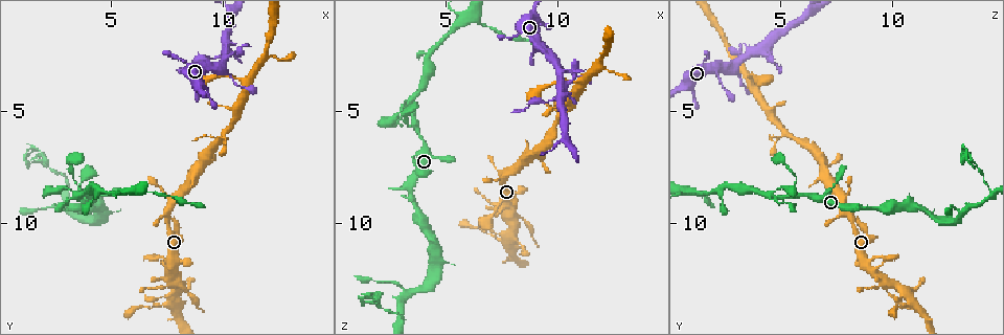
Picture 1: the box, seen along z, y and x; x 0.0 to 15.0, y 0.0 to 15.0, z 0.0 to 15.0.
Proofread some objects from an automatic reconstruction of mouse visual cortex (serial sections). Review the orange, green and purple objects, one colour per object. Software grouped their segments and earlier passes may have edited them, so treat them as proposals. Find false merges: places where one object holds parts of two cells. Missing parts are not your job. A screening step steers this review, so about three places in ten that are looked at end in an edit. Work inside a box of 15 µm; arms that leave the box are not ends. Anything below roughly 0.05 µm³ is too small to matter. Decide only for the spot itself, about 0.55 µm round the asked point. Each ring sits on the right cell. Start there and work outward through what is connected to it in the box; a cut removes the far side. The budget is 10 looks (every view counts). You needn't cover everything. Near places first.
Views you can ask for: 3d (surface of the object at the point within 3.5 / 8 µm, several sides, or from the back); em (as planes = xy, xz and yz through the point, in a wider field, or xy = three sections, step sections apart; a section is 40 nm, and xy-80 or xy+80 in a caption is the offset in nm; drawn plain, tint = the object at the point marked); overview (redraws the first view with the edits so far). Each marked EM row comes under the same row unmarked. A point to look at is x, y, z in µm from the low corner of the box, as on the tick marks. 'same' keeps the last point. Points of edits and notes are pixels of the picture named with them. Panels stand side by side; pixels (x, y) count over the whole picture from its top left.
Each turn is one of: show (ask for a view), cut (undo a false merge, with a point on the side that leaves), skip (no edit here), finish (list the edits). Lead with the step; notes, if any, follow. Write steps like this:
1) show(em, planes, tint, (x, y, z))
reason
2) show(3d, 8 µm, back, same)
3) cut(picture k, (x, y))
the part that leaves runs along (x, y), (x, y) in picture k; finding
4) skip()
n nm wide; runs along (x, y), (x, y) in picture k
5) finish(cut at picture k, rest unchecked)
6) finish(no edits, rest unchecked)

show(3d, 3.5 µm, (3.5, 8.8, 4.5))
narrows sharply

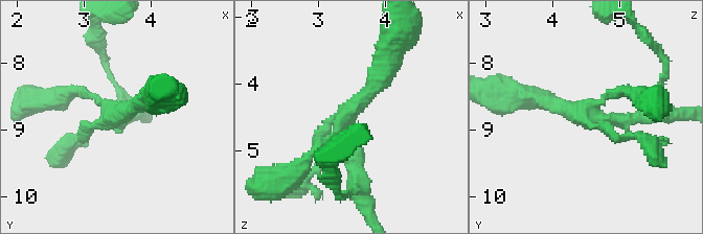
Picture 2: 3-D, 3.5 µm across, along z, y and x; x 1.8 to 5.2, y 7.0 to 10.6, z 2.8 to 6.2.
skip()
runs along (356, 191), (346, 114), (385, 71) in picture 2; all the same cell

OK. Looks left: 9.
show(3d, 8 µm, (4.3, 8.4, 2.2))
calibre changes

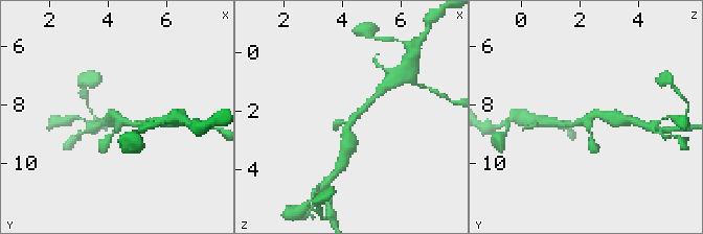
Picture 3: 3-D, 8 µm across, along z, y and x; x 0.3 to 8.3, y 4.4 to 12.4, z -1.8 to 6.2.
show(3d, 3.5 µm, (4.3, 8.4, 2.3))
zoom in

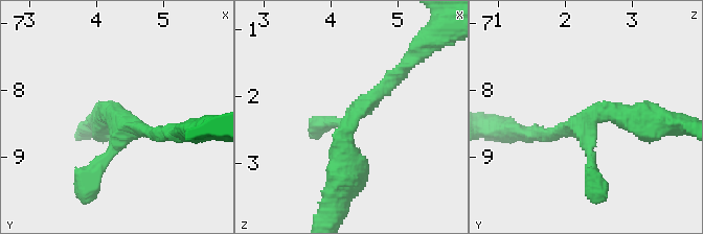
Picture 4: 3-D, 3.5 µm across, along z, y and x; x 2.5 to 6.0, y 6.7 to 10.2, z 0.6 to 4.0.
show(em, xy, step 2, tint, (4.35, 8.45, 2.25))
need the tissue

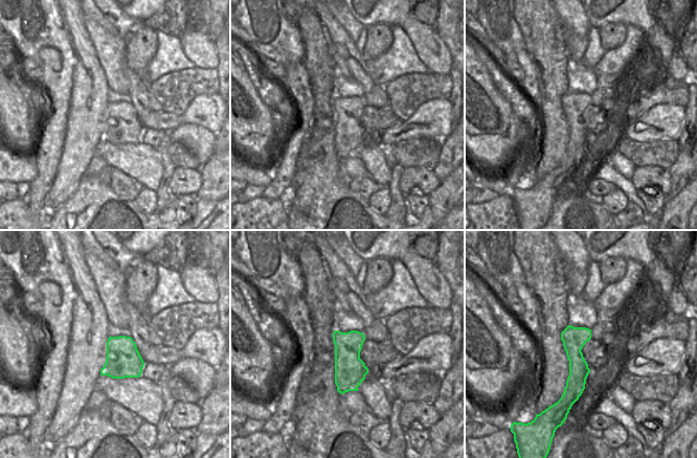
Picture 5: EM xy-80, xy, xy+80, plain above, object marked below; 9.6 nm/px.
skip()
300 nm wide; runs along (569, 328), (576, 358), (571, 401) in picture 5; all the same cell

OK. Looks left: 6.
show(3d, 8 µm, (6.9, 8.5, 1.3))

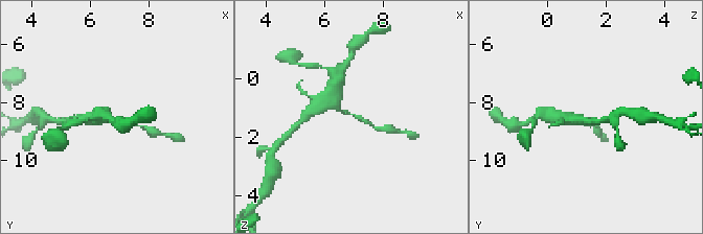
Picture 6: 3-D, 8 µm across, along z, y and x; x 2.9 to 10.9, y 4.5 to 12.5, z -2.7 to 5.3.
show(em, xy, step 5, tint, same)
arms of 150, 400 nm

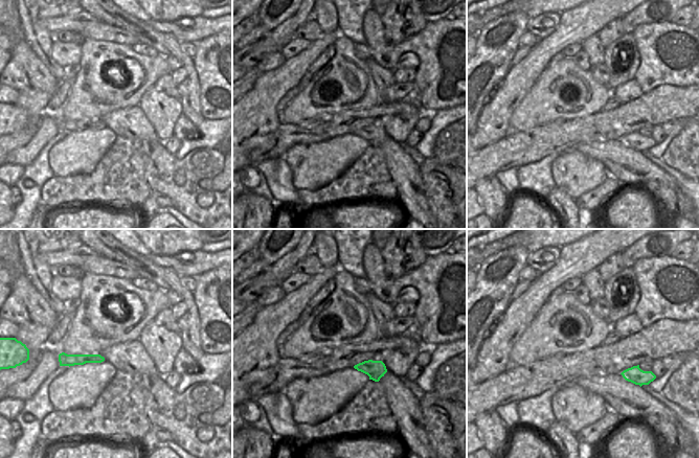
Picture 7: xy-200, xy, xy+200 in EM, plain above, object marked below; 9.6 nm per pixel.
skip()
runs along (322, 106), (334, 104), (376, 129) in picture 6; continuous, no second cell

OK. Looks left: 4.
show(3d, 3.5 µm, (10.6, 2.4, 3.1))
narrows sharply

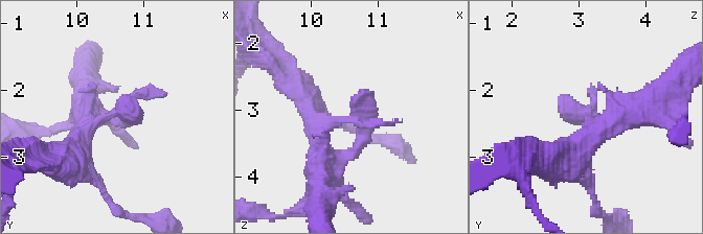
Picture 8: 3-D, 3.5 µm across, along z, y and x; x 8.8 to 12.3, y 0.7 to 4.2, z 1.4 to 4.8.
show(em, xy, step 2, tint, (10.50, 2.40, 3.15))
shape alone is not enough

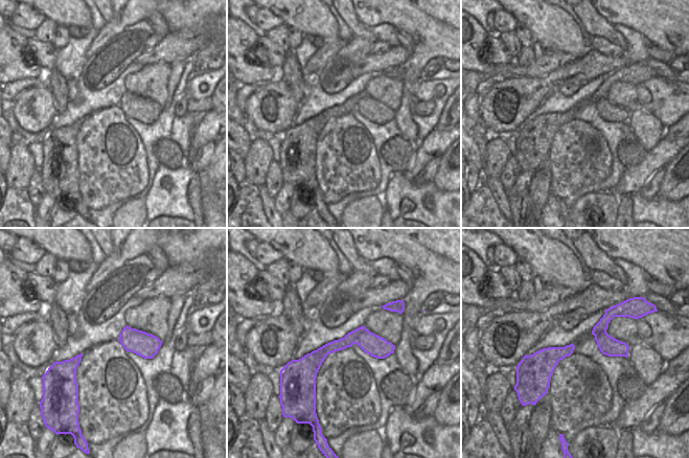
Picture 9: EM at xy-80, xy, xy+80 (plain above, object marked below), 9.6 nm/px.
show(em, xy, step 5, tint, same)

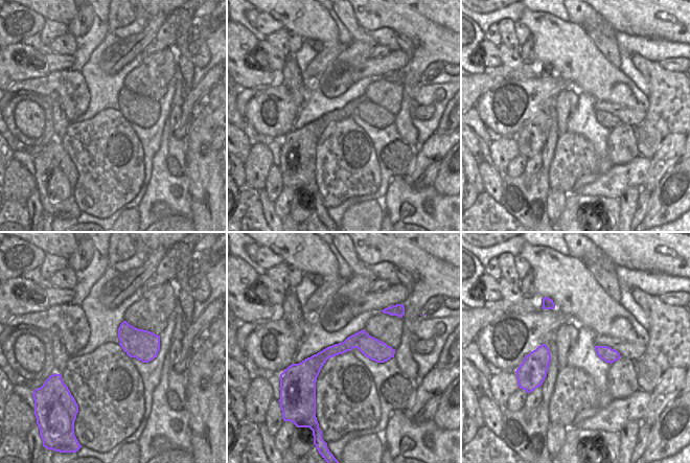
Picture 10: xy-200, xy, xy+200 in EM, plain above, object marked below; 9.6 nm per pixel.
skip()
runs along (391, 351), (348, 344), (293, 368) in picture 10; all the same cell

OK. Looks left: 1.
finish(no edits, rest unchecked)

